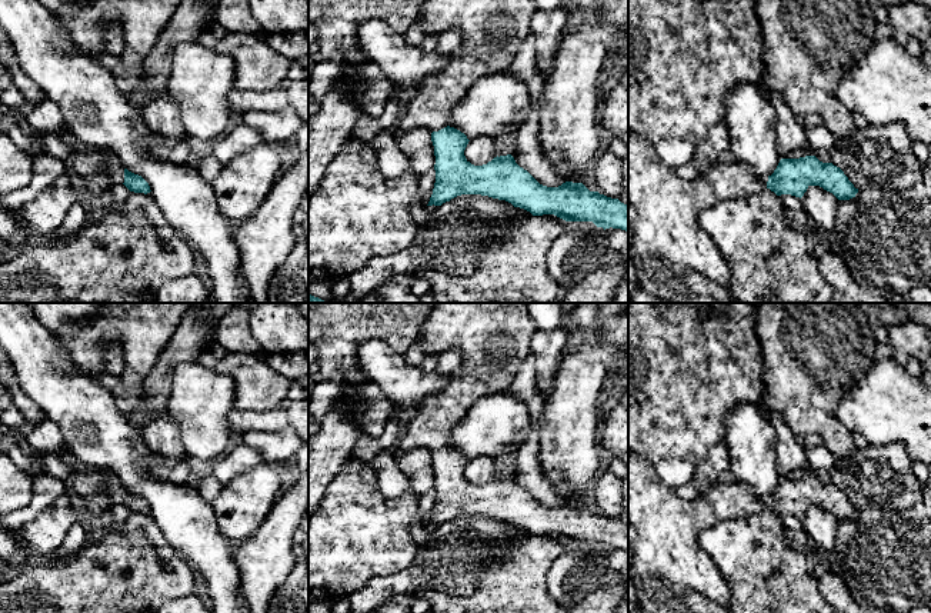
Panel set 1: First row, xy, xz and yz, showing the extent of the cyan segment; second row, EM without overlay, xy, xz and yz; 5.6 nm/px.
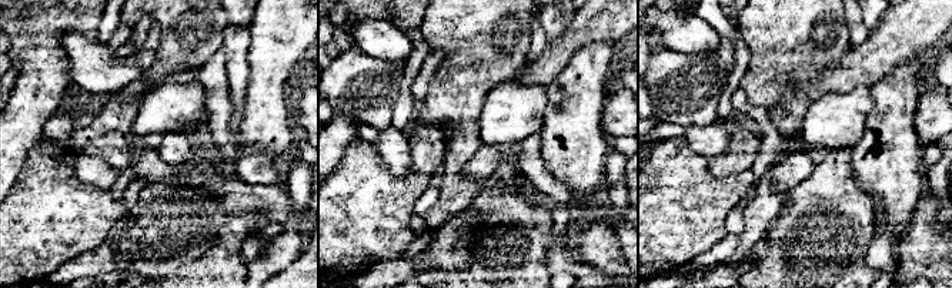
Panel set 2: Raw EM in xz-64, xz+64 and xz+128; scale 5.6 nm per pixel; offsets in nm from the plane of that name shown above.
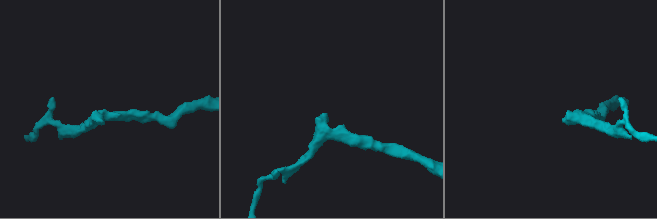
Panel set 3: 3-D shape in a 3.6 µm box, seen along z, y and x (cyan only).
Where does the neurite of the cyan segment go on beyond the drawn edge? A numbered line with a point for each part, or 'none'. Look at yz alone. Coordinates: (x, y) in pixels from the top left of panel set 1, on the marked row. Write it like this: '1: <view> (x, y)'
1: yz (667, 242)

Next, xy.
1: xy (84, 162)

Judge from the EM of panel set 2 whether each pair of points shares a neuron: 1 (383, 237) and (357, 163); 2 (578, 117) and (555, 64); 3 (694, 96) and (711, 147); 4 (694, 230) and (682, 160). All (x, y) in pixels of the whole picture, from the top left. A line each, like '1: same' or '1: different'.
1: same
2: different
3: different
4: same

